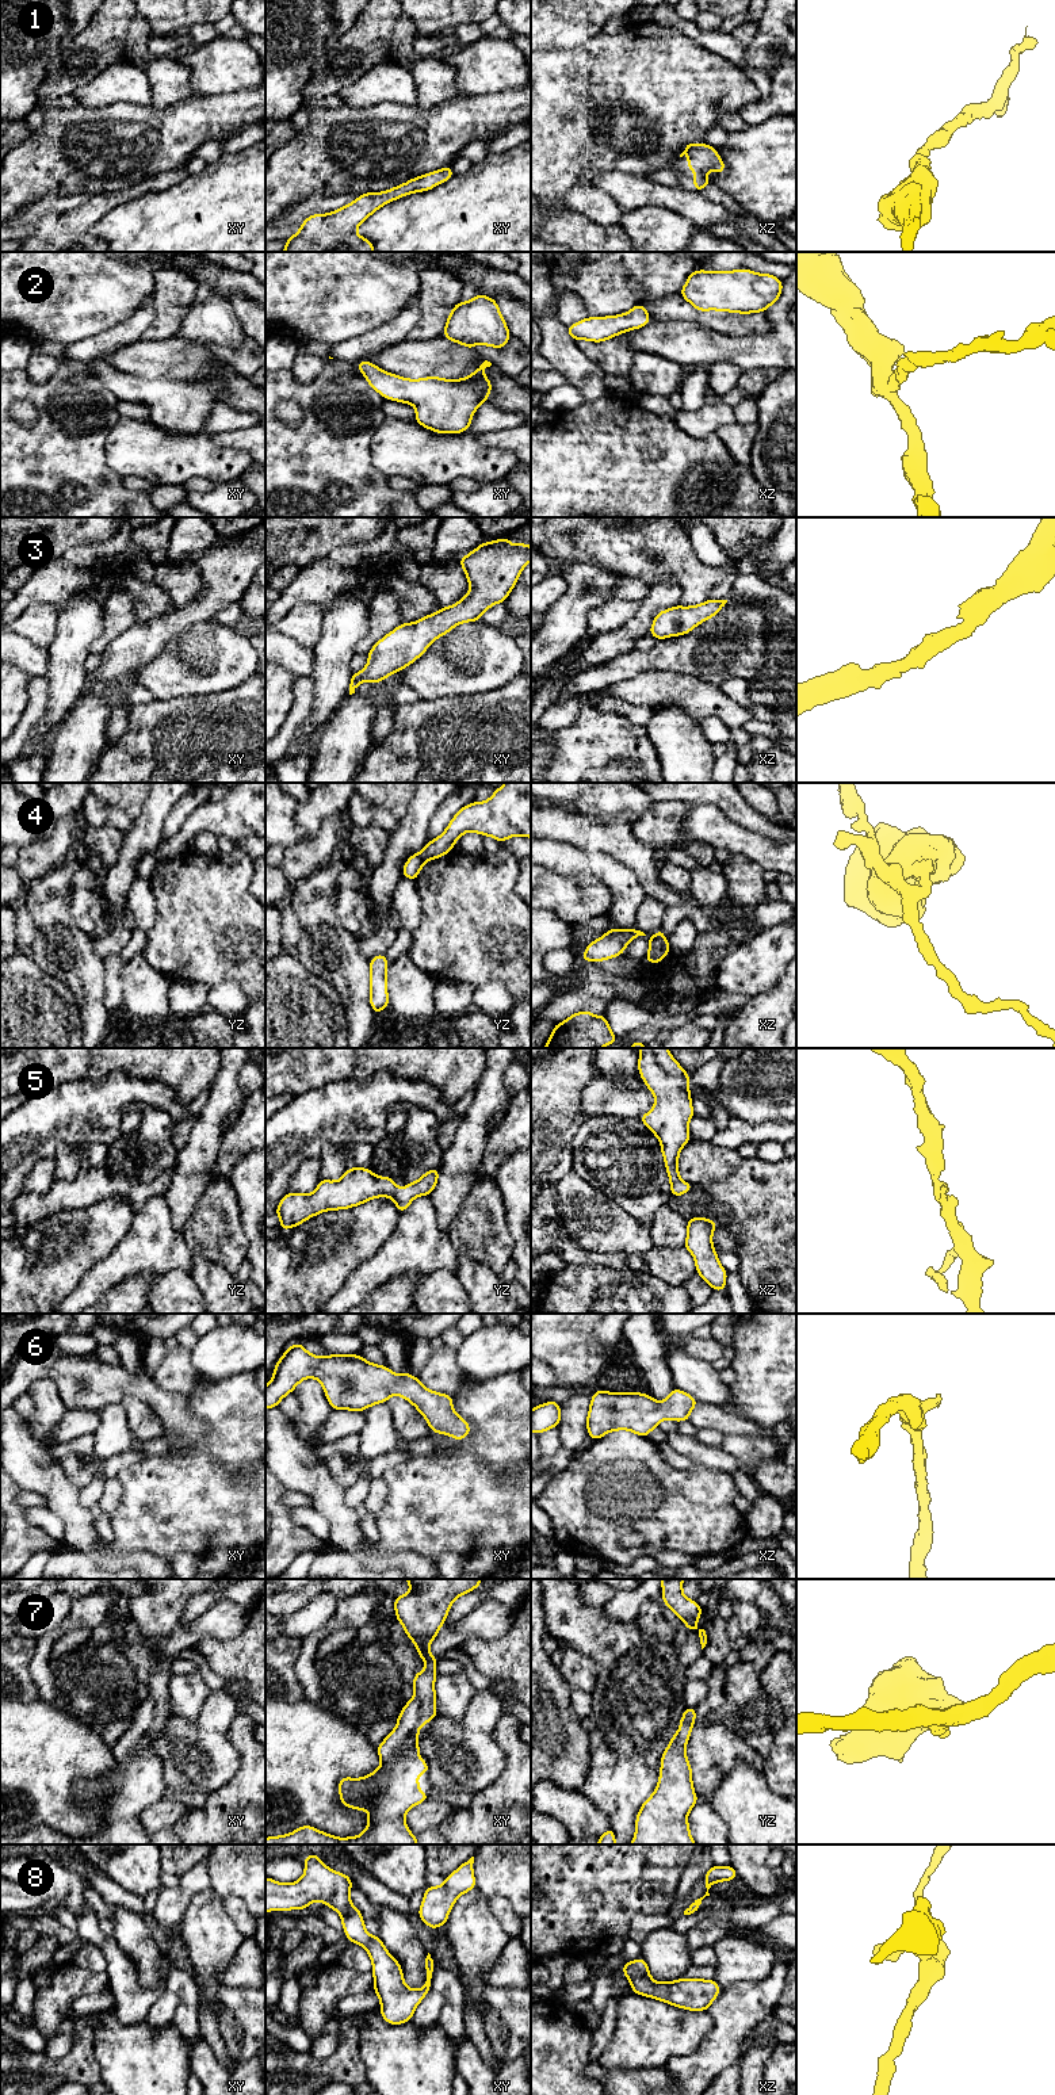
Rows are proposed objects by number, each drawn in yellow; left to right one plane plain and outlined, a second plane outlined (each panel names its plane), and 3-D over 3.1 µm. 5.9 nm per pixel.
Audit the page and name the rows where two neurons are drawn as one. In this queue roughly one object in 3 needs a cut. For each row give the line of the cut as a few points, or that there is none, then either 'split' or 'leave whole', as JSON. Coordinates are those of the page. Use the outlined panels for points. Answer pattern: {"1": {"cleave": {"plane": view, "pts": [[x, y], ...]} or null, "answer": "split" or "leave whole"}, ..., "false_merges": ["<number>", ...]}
{"1": {"cleave": null, "answer": "leave whole"}, "2": {"cleave": null, "answer": "leave whole"}, "3": {"cleave": null, "answer": "leave whole"}, "4": {"cleave": {"plane": "xz", "pts": [[664, 936], [650, 940]]}, "answer": "split"}, "5": {"cleave": null, "answer": "leave whole"}, "6": {"cleave": null, "answer": "leave whole"}, "7": {"cleave": null, "answer": "leave whole"}, "8": {"cleave": null, "answer": "leave whole"}, "false_merges": ["4"]}

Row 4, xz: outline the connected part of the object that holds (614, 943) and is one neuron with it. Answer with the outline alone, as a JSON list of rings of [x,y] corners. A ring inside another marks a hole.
[[[612,928],[600,938],[593,940],[582,955],[582,962],[603,962],[622,955],[631,940],[639,936],[646,936],[643,932],[632,928],[622,930]],[[660,929],[654,936],[646,936],[649,940],[665,937],[664,930]]]

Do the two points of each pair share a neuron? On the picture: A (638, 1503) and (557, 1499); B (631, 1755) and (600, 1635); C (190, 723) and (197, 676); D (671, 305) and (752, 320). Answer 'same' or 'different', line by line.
A: same
B: same
C: different
D: same

